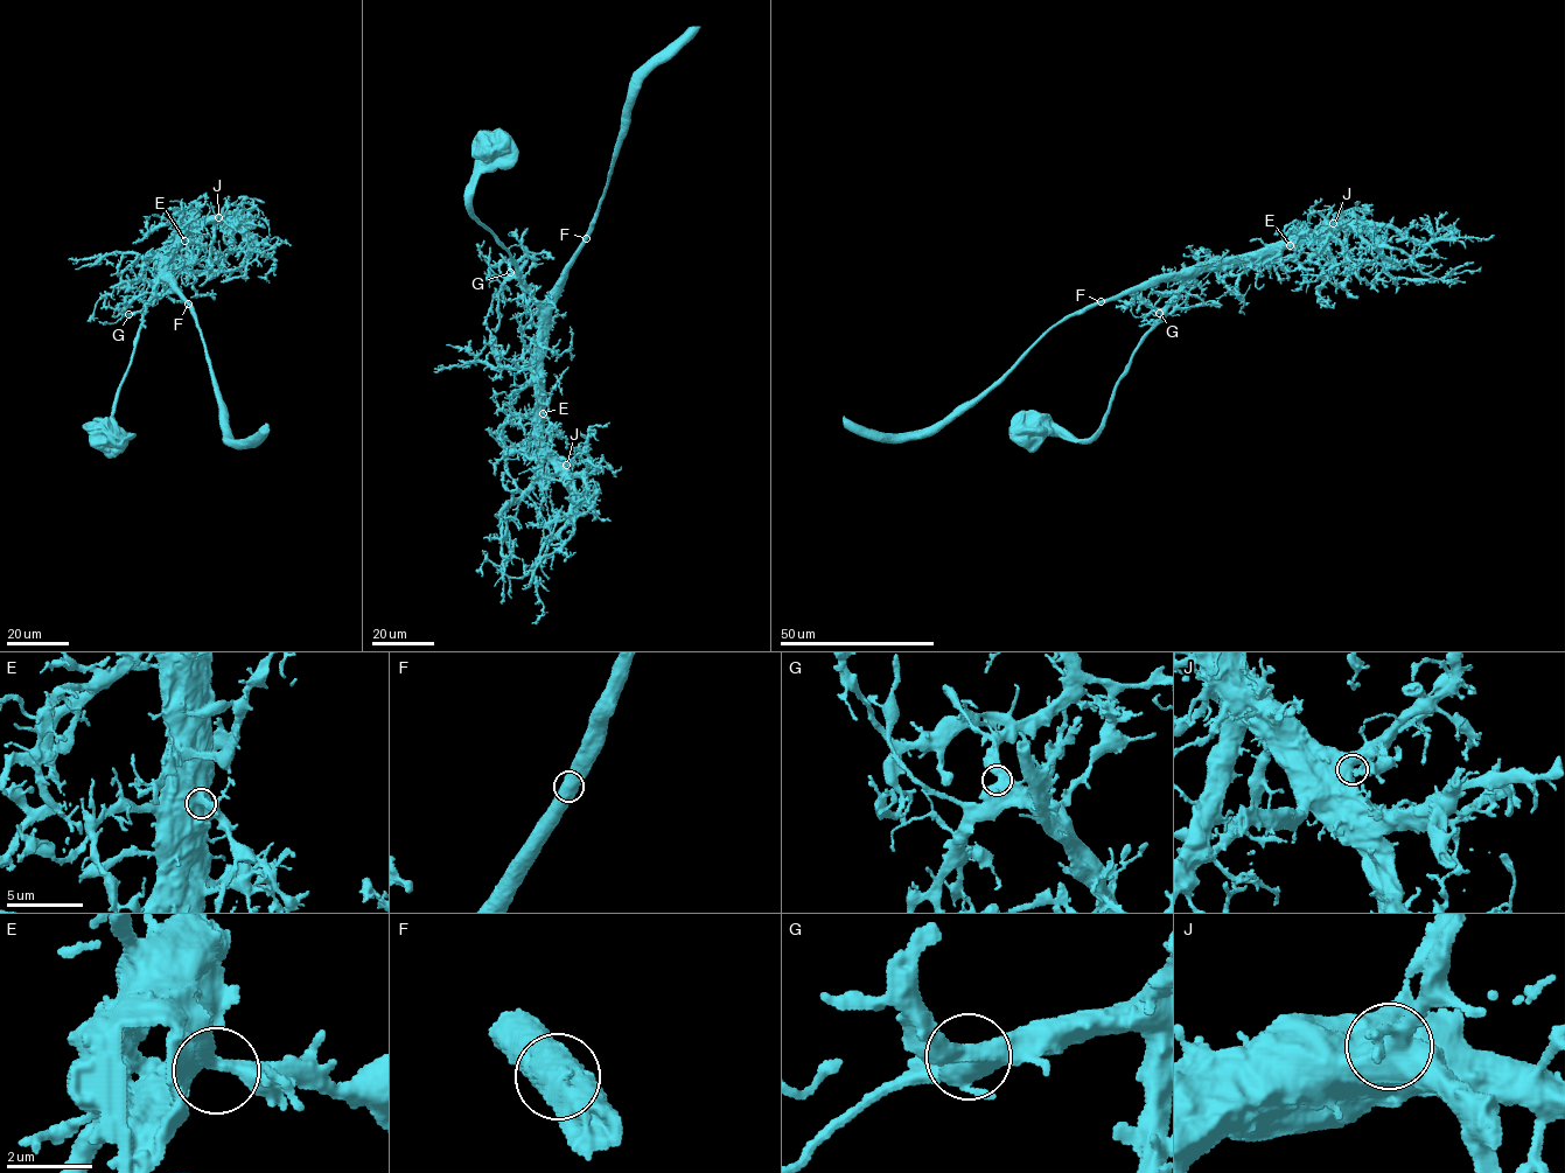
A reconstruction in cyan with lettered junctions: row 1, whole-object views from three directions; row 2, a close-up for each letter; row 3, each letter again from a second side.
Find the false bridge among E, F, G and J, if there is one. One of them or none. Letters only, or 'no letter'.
no letter

